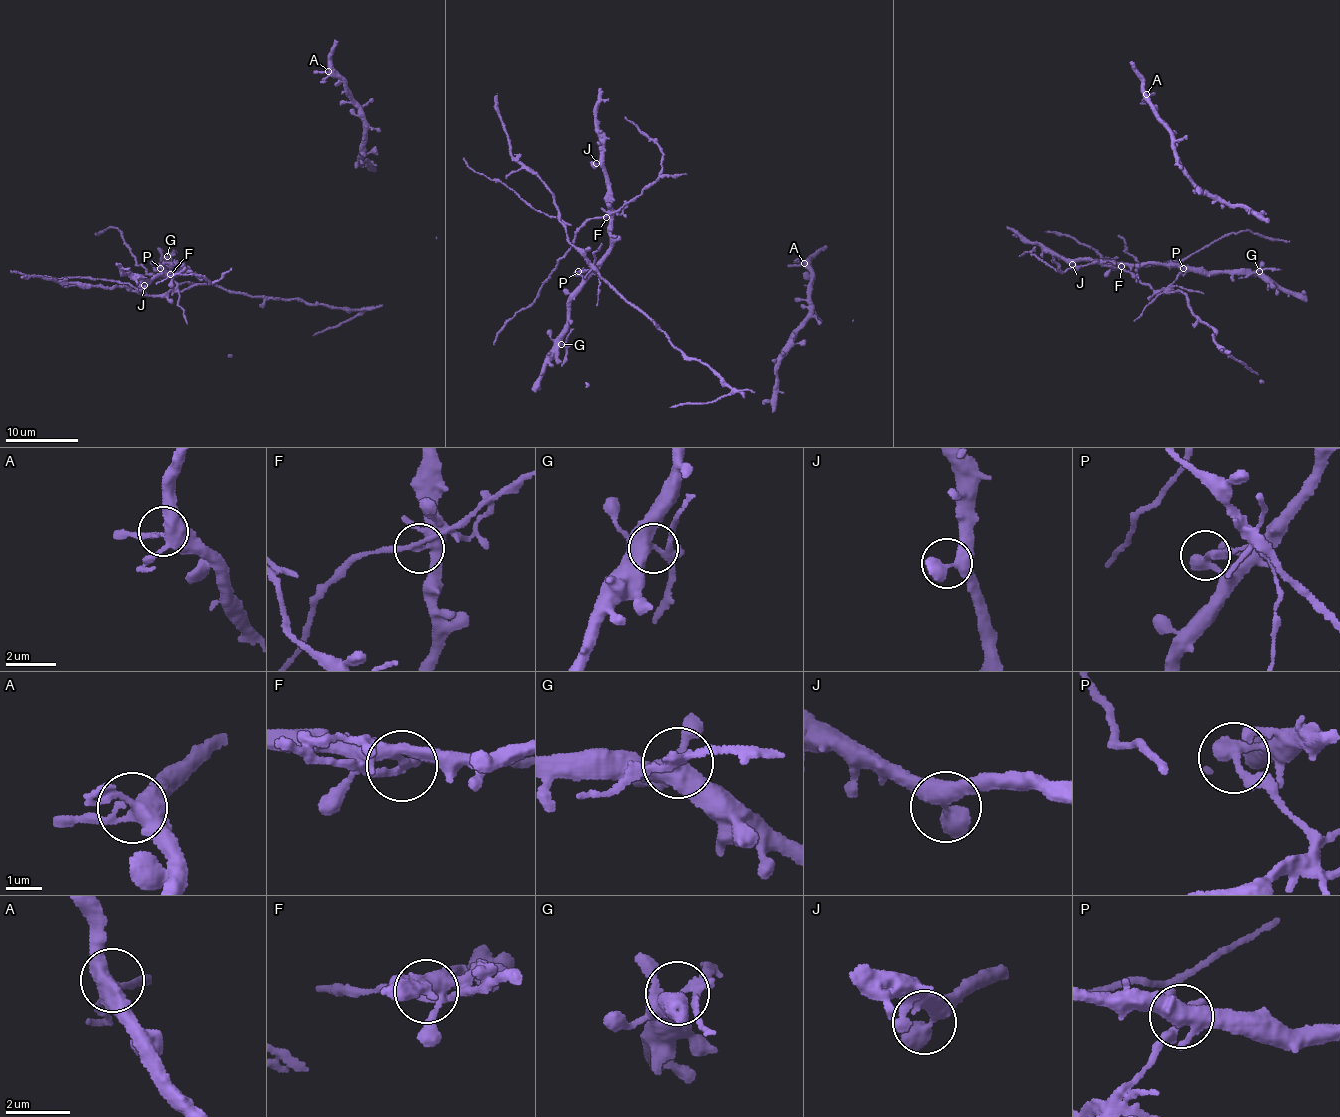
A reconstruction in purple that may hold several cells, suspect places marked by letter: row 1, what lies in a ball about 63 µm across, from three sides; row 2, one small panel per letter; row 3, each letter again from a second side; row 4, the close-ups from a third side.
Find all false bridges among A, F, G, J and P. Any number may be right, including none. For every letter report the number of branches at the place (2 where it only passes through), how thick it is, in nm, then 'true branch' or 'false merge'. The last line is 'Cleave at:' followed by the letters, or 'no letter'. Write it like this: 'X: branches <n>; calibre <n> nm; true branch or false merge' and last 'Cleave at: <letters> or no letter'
A: branches 4; calibre 440 nm; true branch
F: branches 4; calibre 300 nm; false merge
G: branches 5; calibre 400 nm; false merge
J: branches 2; calibre 500 nm; true branch
P: branches 2; calibre 360 nm; false merge
Cleave at: F, G, P

